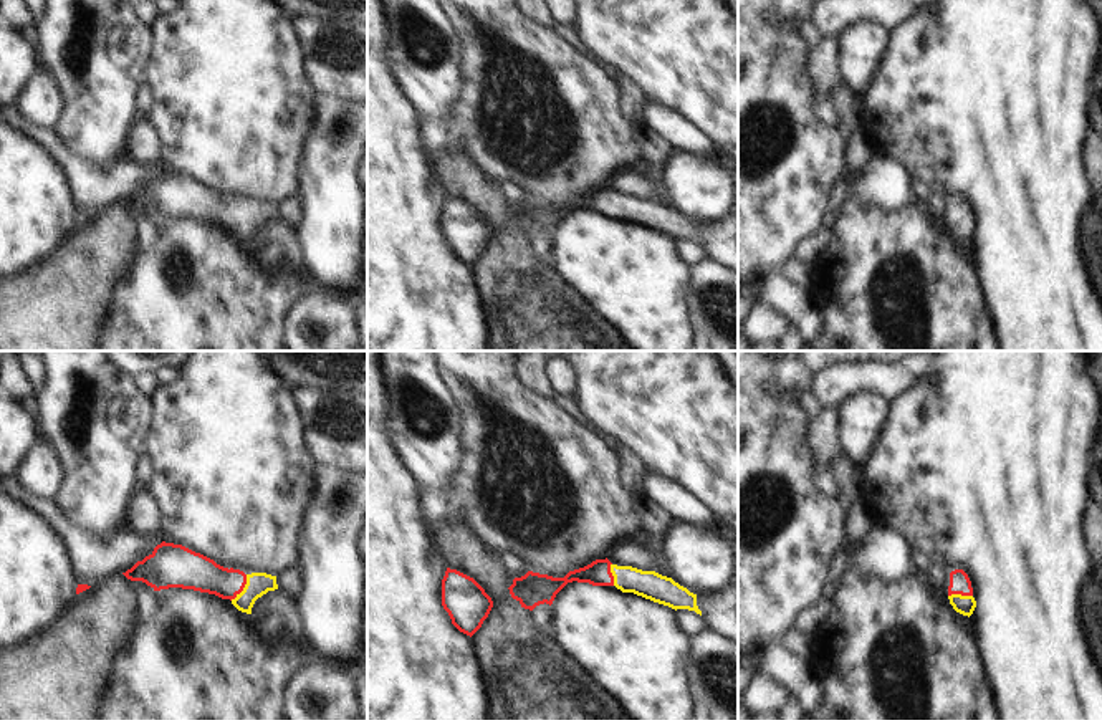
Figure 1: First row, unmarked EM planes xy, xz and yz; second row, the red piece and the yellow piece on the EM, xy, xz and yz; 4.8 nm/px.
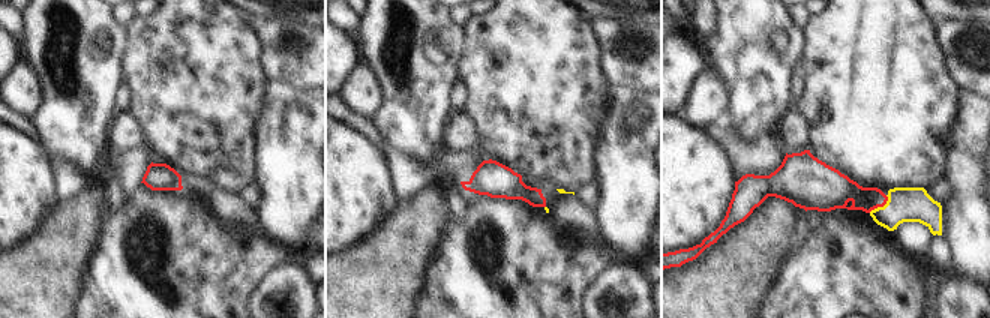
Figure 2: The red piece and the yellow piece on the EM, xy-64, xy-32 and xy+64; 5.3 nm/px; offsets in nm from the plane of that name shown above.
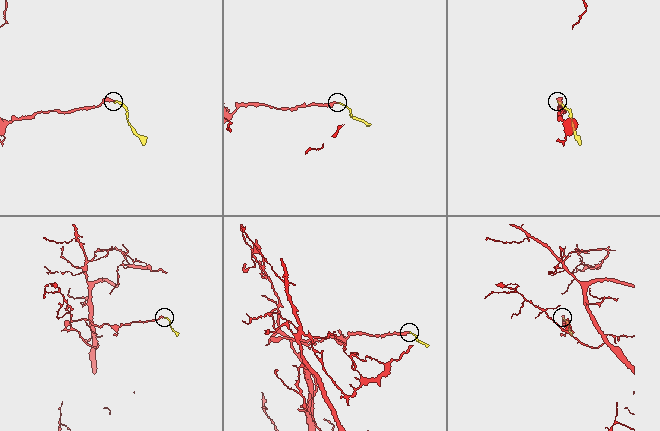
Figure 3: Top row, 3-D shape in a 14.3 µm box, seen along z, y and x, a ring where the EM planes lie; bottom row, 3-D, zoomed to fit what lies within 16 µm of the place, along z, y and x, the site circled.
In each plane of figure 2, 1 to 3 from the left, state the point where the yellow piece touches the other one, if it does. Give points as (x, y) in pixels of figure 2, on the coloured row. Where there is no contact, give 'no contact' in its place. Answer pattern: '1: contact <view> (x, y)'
1: no contact
2: no contact
3: contact xy+64 (879, 206)

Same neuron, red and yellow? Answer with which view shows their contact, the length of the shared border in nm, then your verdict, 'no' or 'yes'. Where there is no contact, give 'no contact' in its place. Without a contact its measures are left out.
contact in xy; length 150 nm; yes

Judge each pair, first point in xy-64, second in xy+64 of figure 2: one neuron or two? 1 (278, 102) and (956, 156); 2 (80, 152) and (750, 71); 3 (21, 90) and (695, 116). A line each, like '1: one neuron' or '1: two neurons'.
1: one neuron
2: one neuron
3: one neuron

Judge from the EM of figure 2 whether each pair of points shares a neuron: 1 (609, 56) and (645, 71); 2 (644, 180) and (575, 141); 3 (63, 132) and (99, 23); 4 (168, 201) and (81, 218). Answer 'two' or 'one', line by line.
1: one
2: two
3: one
4: two

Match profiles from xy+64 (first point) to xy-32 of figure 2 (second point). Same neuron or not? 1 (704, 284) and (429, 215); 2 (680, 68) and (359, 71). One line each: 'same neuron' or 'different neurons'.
1: same neuron
2: different neurons

